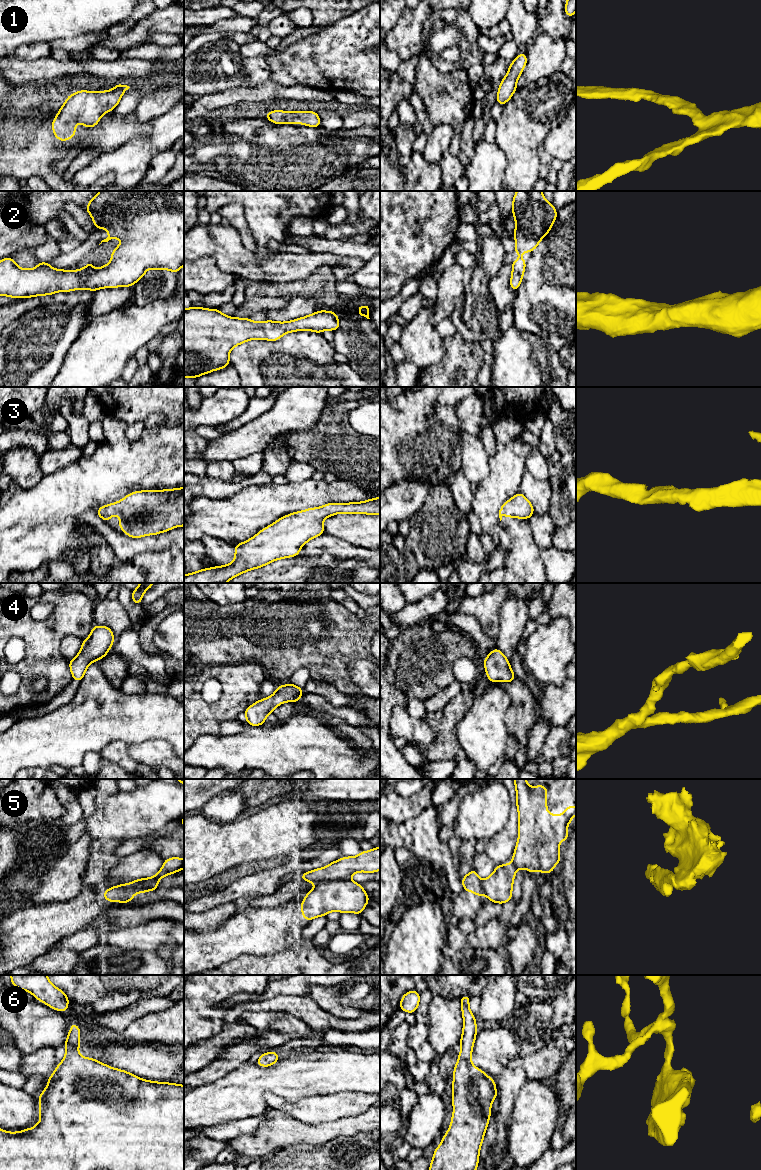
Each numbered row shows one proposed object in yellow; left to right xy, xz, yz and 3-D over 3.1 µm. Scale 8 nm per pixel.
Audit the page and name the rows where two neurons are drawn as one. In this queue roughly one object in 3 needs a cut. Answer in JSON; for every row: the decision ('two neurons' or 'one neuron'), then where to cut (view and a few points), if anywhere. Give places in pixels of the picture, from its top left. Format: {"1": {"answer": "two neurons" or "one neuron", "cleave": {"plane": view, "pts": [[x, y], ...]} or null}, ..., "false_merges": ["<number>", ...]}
{"1": {"answer": "one neuron", "cleave": null}, "2": {"answer": "one neuron", "cleave": null}, "3": {"answer": "one neuron", "cleave": null}, "4": {"answer": "one neuron", "cleave": null}, "5": {"answer": "two neurons", "cleave": {"plane": "xz", "pts": [[348, 879], [336, 879], [317, 883]]}}, "6": {"answer": "one neuron", "cleave": null}, "false_merges": ["5"]}

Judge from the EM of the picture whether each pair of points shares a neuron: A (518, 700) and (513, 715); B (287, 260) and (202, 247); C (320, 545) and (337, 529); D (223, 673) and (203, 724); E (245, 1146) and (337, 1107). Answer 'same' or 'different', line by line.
A: same
B: same
C: different
D: same
E: different

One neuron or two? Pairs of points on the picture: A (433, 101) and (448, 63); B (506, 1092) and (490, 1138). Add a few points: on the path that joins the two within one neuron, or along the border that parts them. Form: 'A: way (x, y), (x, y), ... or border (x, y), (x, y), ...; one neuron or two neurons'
A: border (428, 56), (440, 71), (466, 70); two neurons
B: way (506, 1104), (501, 1128); one neuron

